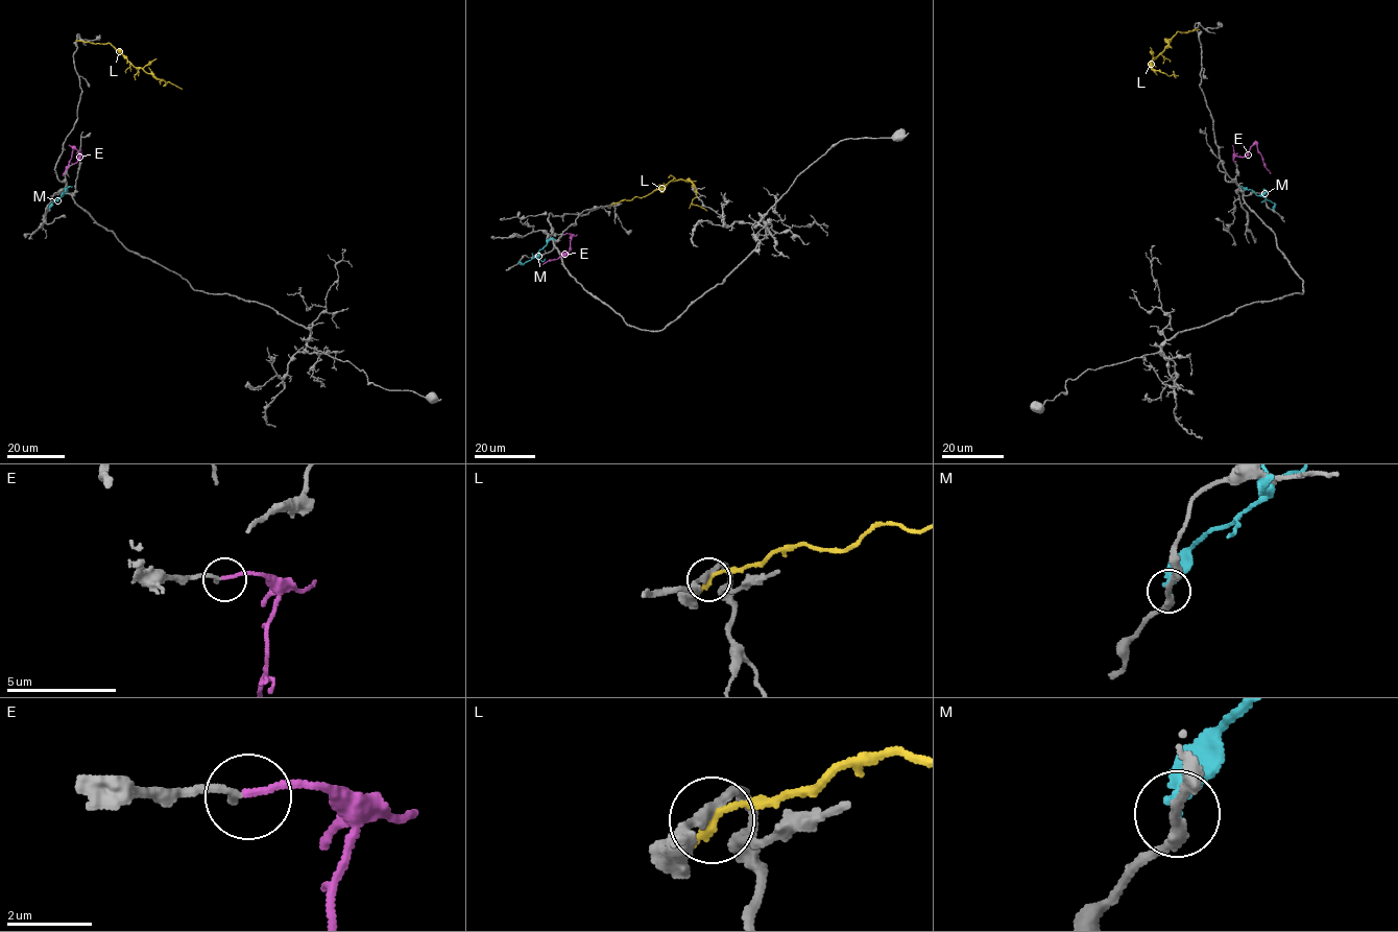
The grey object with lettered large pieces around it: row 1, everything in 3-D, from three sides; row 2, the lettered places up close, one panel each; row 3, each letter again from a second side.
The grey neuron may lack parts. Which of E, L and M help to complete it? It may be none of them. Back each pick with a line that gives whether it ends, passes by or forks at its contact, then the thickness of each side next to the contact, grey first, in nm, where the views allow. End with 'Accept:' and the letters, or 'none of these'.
E: it ends; calibres 170 and 150 nm
Accept: E

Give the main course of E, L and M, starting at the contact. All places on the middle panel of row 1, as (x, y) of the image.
E: (564, 234), (572, 236), (570, 251), (543, 264)
L: (612, 204), (642, 197), (669, 182), (689, 180), (696, 189), (692, 204), (706, 211)
M: (520, 262), (529, 261), (538, 254), (548, 241), (555, 240)

